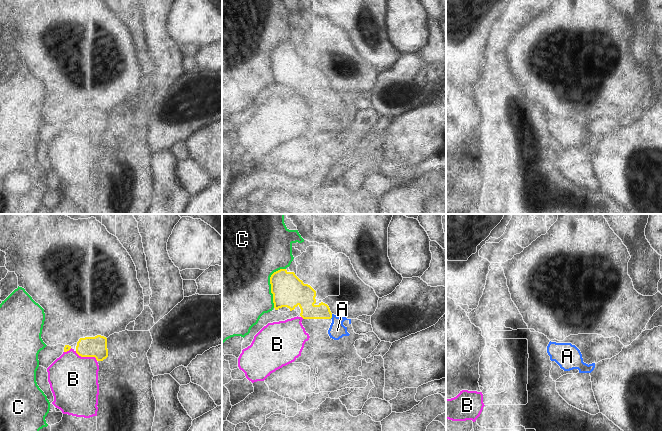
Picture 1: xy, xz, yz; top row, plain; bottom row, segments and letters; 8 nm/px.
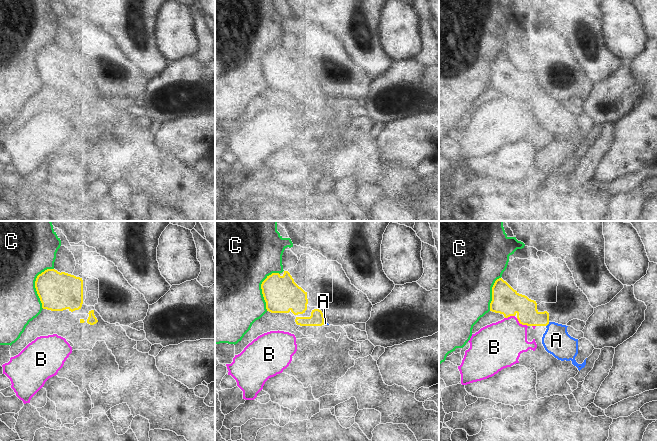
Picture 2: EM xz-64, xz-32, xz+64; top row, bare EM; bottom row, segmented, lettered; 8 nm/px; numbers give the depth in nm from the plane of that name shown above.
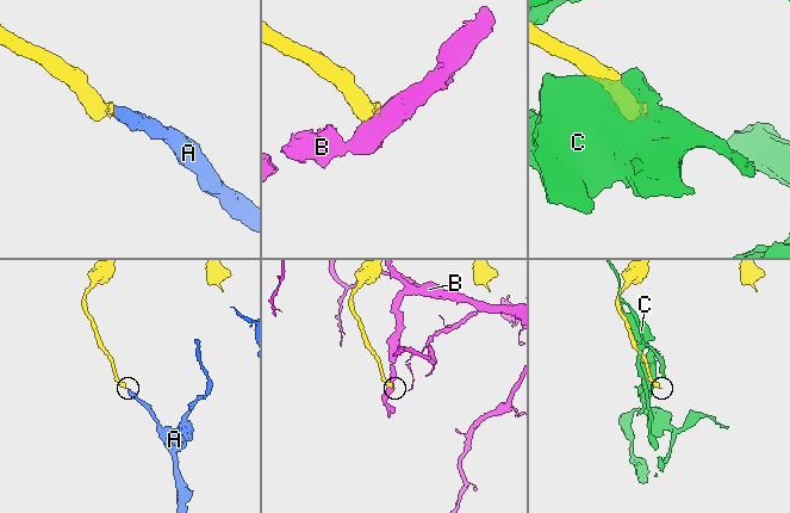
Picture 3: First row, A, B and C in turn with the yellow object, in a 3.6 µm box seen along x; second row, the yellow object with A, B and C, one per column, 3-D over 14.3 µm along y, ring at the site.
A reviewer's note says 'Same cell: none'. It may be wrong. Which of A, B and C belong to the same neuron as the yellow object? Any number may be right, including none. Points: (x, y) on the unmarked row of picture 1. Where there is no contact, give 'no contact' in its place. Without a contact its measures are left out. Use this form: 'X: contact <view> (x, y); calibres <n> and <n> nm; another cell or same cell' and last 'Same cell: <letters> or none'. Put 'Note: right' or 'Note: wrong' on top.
Note: wrong
A: contact xz (331, 92); calibres 150 and 140 nm; same cell
B: contact xy (86, 132); calibres 160 and 380 nm; another cell
C: contact xz (270, 59); calibres 260 and 500 nm; another cell
Same cell: A

